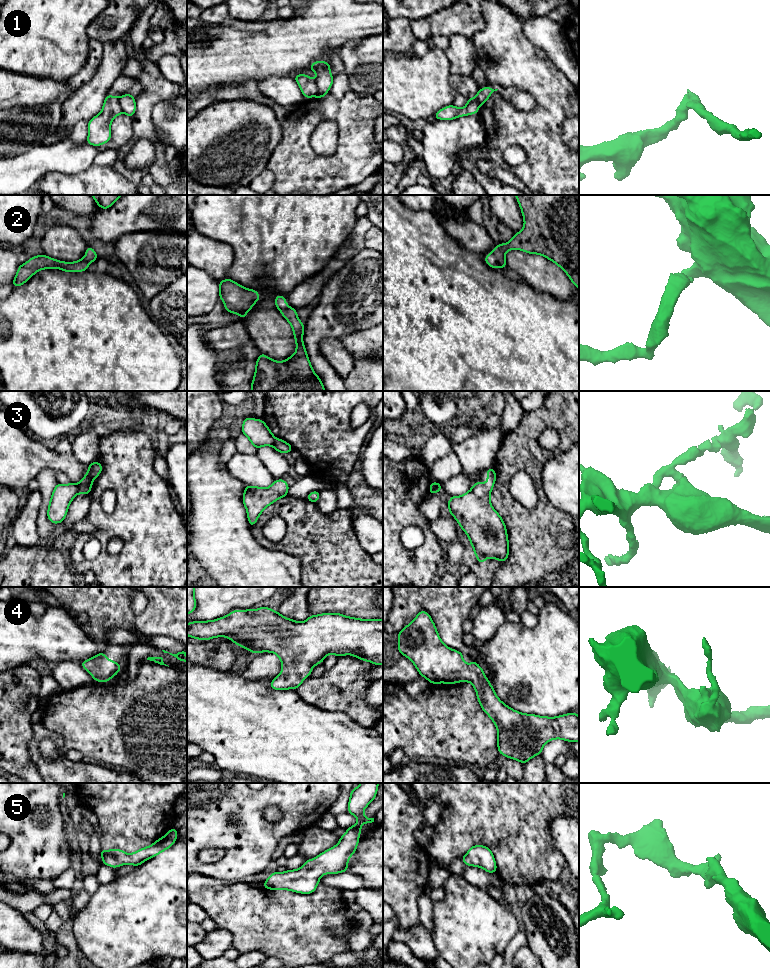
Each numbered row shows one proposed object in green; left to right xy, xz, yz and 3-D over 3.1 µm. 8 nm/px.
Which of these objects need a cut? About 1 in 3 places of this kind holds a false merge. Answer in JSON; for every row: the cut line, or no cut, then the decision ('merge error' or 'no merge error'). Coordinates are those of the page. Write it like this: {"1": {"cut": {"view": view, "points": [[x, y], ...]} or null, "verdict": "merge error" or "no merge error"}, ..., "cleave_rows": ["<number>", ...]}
{"1": {"cut": {"view": "xz", "points": [[313, 81], [314, 95]]}, "verdict": "merge error"}, "2": {"cut": null, "verdict": "no merge error"}, "3": {"cut": {"view": "xy", "points": [[77, 484], [78, 492]]}, "verdict": "merge error"}, "4": {"cut": null, "verdict": "no merge error"}, "5": {"cut": null, "verdict": "no merge error"}, "cleave_rows": ["1", "3"]}

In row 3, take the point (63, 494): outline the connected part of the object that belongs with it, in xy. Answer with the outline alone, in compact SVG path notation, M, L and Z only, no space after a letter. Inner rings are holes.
M56 484L47 511L47 517L51 523L63 522L66 518L68 507L78 492L78 484Z

